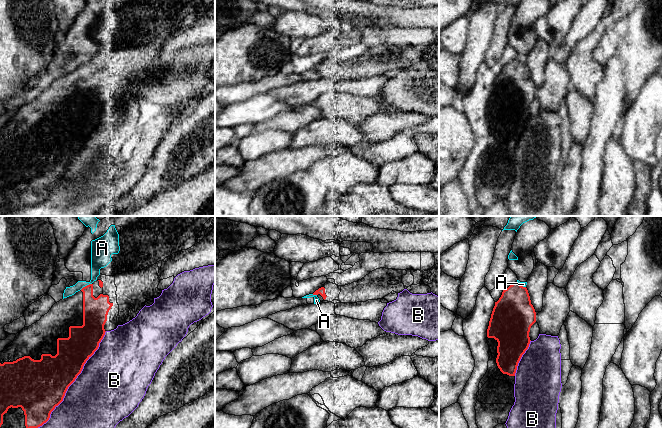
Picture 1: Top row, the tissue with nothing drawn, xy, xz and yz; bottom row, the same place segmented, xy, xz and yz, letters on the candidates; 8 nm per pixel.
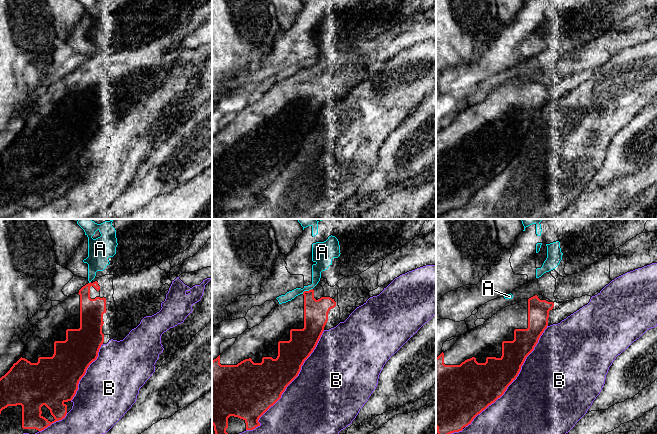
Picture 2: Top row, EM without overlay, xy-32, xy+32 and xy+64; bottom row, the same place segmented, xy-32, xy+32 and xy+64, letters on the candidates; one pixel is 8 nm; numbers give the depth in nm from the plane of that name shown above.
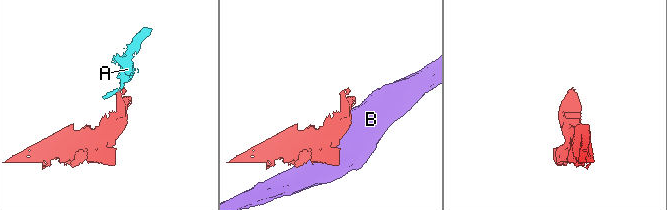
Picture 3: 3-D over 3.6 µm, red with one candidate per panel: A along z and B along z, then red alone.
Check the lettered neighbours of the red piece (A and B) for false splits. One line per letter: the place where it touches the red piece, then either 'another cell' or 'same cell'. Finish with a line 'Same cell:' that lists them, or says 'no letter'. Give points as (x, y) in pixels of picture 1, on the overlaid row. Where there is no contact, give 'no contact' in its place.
A: xy (85, 286) | another cell
B: xy (73, 381) | another cell
Same cell: no letter

